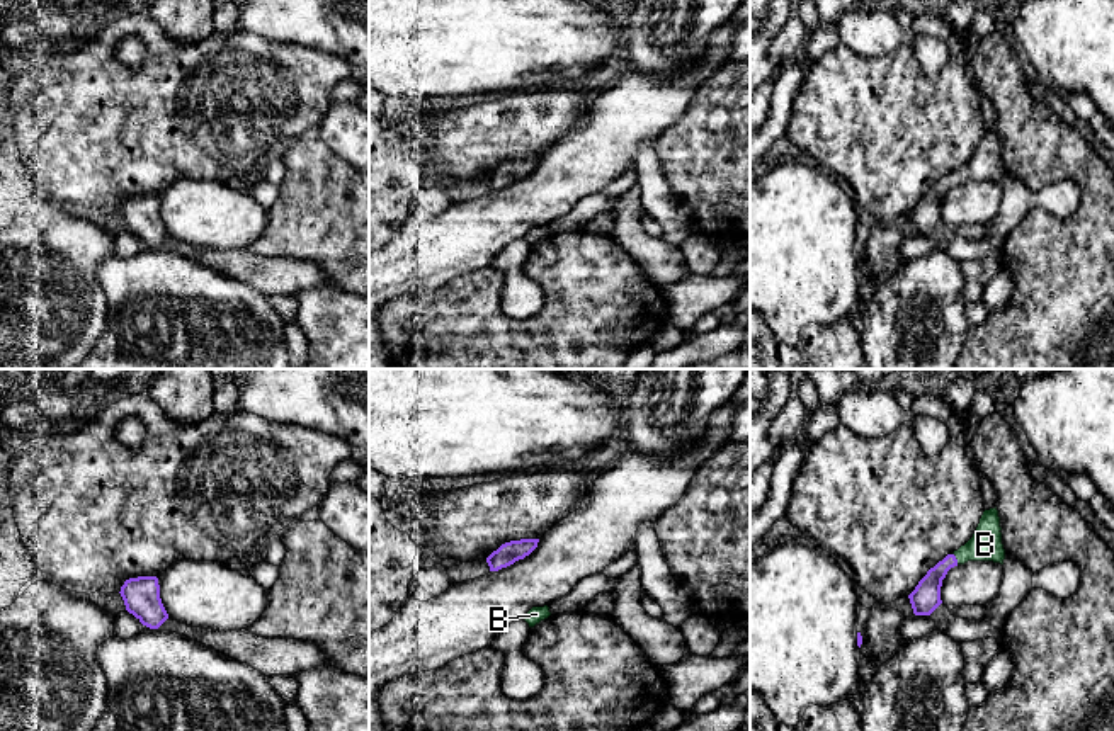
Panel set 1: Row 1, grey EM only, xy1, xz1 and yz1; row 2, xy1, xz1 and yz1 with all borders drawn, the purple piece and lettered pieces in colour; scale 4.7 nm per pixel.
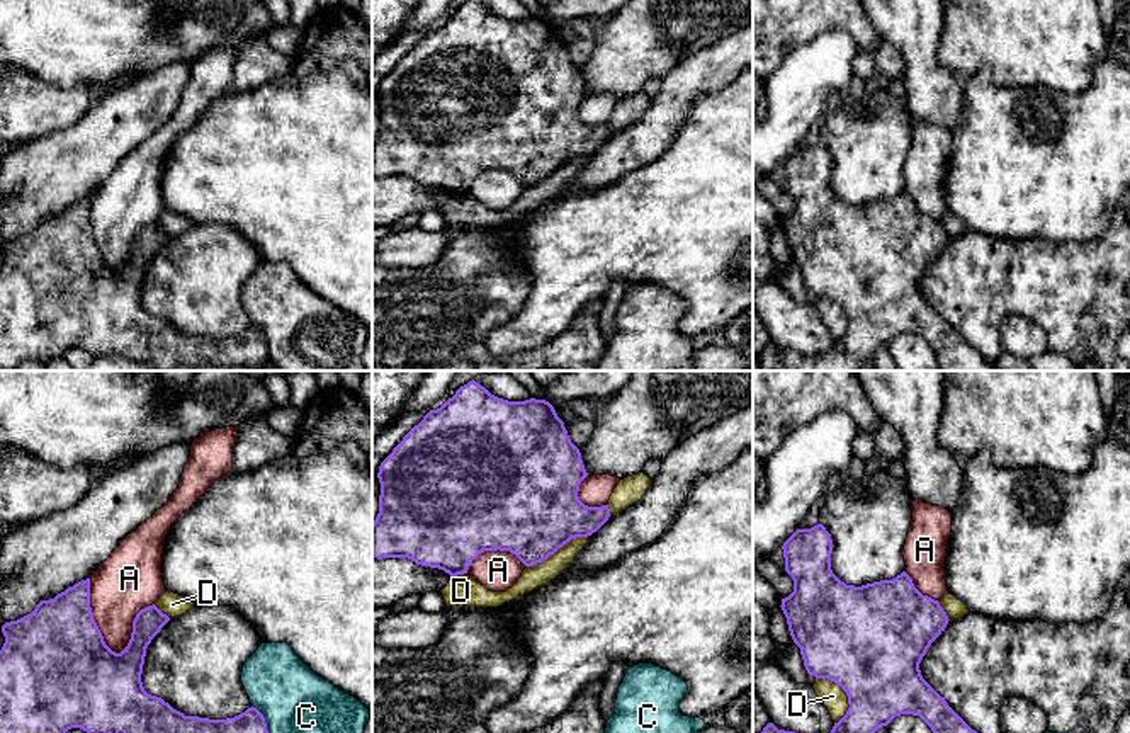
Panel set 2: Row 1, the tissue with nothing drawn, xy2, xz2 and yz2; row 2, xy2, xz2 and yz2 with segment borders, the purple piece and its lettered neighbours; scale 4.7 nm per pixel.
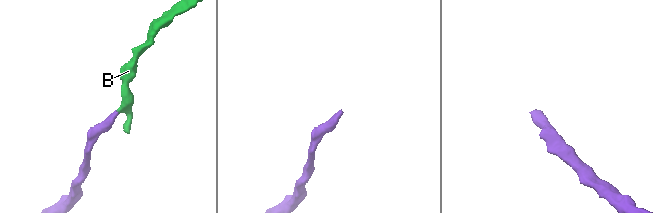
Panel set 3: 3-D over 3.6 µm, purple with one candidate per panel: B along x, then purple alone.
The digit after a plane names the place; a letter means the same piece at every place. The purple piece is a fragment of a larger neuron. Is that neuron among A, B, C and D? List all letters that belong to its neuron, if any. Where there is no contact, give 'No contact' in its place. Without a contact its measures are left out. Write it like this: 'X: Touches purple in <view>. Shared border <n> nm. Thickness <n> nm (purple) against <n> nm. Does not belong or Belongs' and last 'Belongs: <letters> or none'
A: Touches purple in xy2. Shared border 380 nm. Thickness 480 nm (purple) against 300 nm. Does not belong
B: Touches purple in yz1. Shared border 60 nm. Thickness 140 nm (purple) against 150 nm. Belongs
C: Touches purple in xy2. Shared border 190 nm. Thickness 170 nm (purple) against 420 nm. Does not belong
D: Touches purple in yz2. Shared border 240 nm. Thickness 480 nm (purple) against 110 nm. Does not belong
Belongs: B

